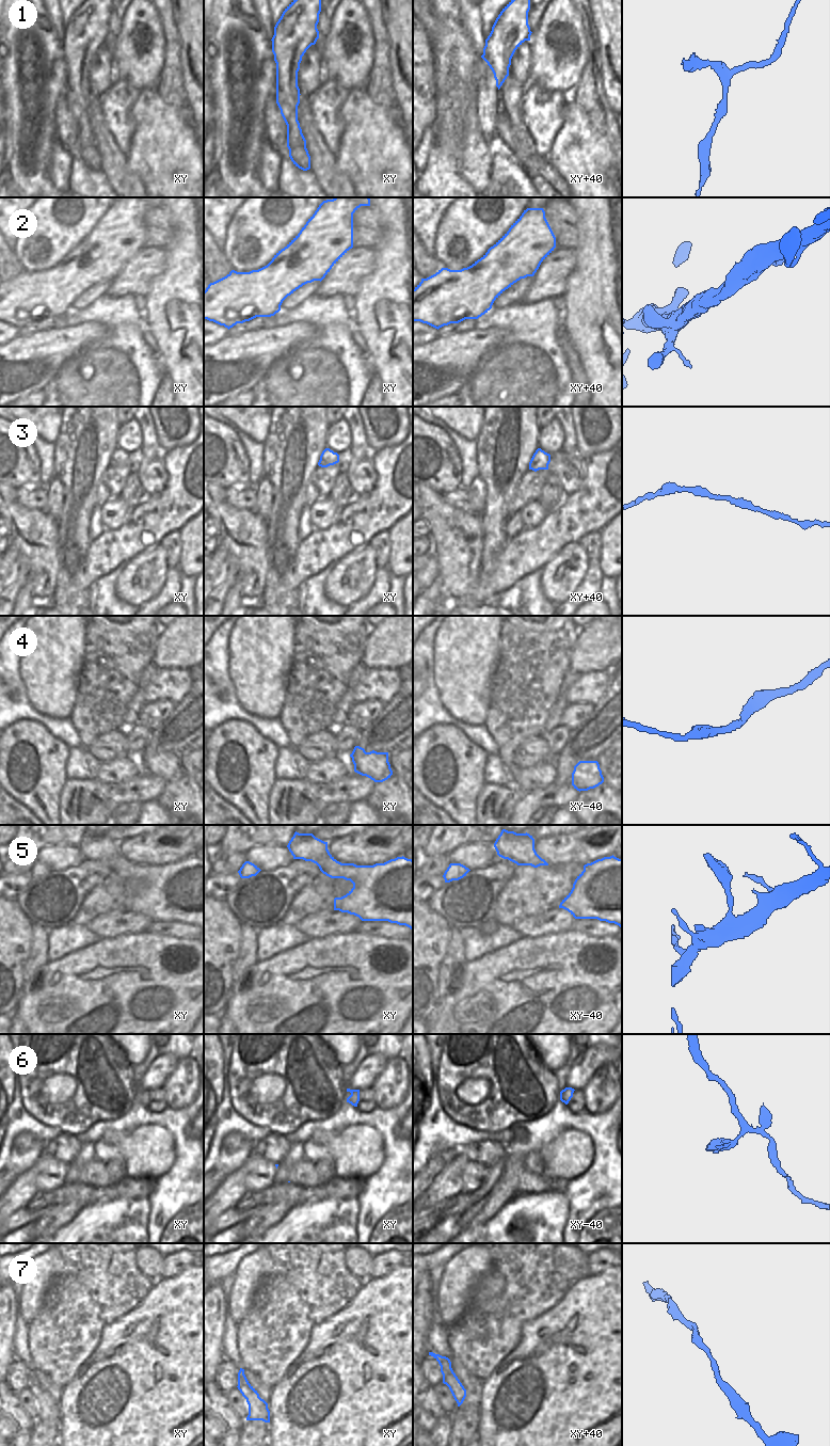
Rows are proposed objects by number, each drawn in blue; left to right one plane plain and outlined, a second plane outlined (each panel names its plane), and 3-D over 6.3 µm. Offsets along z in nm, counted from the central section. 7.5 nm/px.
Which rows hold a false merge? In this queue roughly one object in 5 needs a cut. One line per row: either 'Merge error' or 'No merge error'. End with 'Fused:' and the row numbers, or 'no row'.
1: No merge error
2: No merge error
3: No merge error
4: No merge error
5: No merge error
6: No merge error
7: No merge error
Fused: no row.

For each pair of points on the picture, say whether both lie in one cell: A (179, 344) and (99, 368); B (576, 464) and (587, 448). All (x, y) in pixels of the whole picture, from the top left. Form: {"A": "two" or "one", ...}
{"A": "two", "B": "two"}

